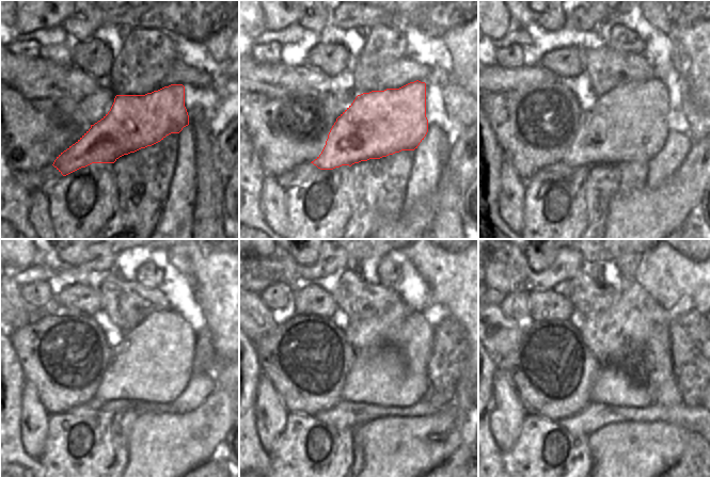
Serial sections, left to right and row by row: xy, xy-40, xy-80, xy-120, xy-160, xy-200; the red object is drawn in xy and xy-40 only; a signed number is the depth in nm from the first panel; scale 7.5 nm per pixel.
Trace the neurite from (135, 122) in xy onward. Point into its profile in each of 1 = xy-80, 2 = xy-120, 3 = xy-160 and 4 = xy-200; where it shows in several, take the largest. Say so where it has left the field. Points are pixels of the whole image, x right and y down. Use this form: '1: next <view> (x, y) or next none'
1: next xy-80 (629, 123)
2: next xy-120 (153, 363)
3: next xy-160 (393, 371)
4: next xy-200 (612, 386)

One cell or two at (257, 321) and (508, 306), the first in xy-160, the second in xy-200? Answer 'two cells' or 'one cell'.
two cells

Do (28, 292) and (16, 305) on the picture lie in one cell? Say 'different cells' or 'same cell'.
different cells

